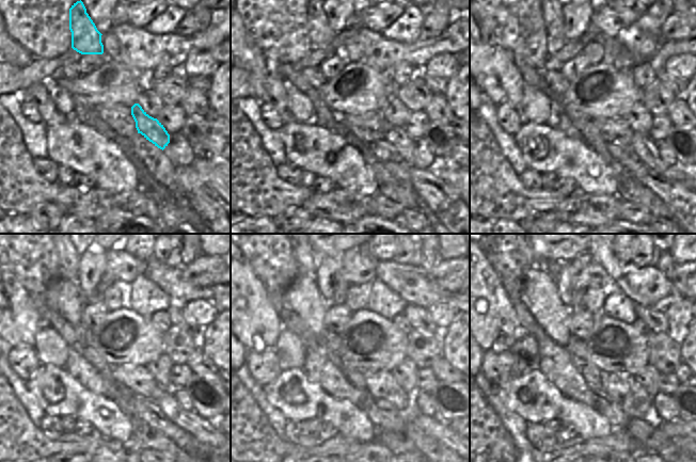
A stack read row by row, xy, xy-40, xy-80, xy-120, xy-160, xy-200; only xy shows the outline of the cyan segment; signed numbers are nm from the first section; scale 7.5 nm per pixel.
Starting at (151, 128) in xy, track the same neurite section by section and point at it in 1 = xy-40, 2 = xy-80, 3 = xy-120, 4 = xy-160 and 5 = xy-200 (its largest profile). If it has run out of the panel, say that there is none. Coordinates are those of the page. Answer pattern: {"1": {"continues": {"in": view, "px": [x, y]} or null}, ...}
{"1": {"continues": {"in": "xy-40", "px": [397, 137]}}, "2": {"continues": {"in": "xy-80", "px": [645, 148]}}, "3": {"continues": {"in": "xy-120", "px": [206, 431]}}, "4": {"continues": {"in": "xy-160", "px": [440, 430]}}, "5": {"continues": {"in": "xy-200", "px": [682, 442]}}}

